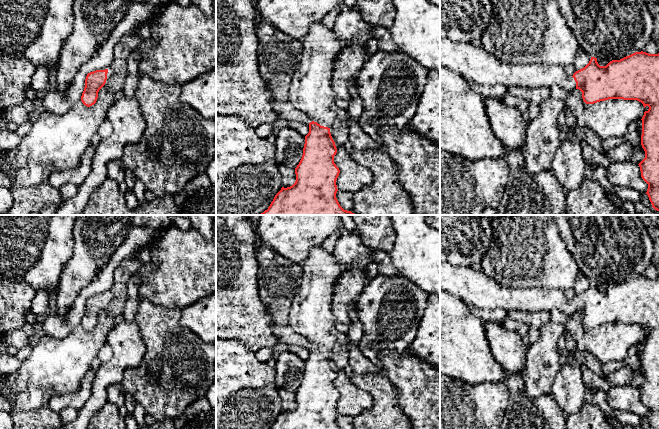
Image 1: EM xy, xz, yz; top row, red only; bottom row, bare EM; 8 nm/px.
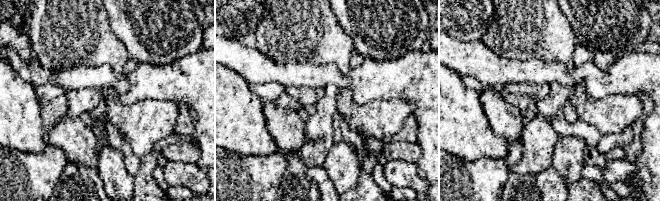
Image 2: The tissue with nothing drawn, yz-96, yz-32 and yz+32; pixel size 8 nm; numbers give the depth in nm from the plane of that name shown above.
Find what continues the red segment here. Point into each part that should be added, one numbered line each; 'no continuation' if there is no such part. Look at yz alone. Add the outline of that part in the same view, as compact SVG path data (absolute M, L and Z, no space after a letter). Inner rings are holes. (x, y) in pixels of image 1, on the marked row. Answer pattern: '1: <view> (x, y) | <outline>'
1: yz (473, 63) | M440 37L440 65L458 73L466 80L473 81L478 85L493 86L504 85L507 88L551 88L560 86L568 91L576 89L576 82L572 76L568 76L560 65L543 65L540 63L518 64L506 63L498 60L493 54L486 51L482 46L470 43L453 41L447 37Z

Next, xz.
1: xz (311, 91) | M322 21L310 25L302 44L302 59L289 91L290 103L314 122L331 128L337 116L333 110L337 94L332 76L336 57L343 52L344 45Z

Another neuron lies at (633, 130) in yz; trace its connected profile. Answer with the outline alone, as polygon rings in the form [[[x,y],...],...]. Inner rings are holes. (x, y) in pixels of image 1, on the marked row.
[[[640,120],[632,122],[627,133],[622,137],[611,137],[604,141],[603,153],[608,154],[612,149],[621,144],[641,144],[642,133],[639,130]]]

